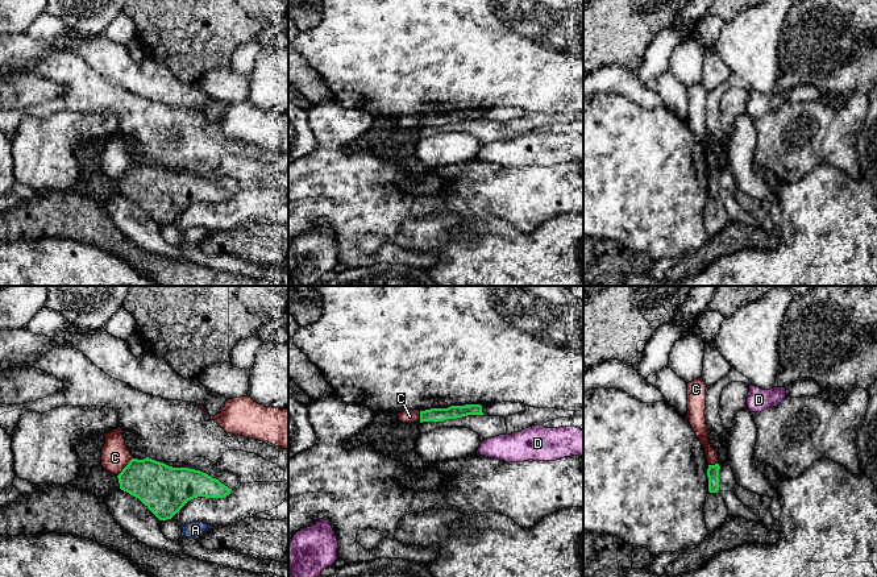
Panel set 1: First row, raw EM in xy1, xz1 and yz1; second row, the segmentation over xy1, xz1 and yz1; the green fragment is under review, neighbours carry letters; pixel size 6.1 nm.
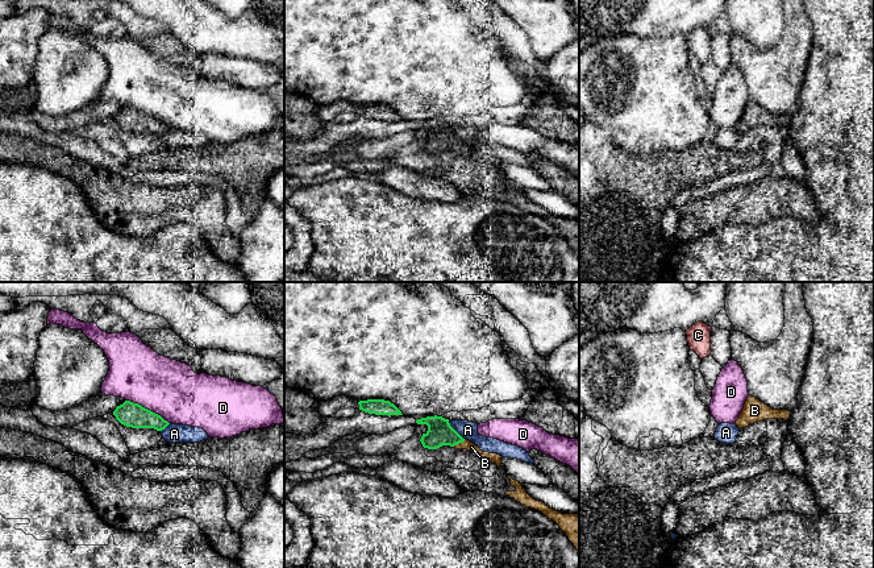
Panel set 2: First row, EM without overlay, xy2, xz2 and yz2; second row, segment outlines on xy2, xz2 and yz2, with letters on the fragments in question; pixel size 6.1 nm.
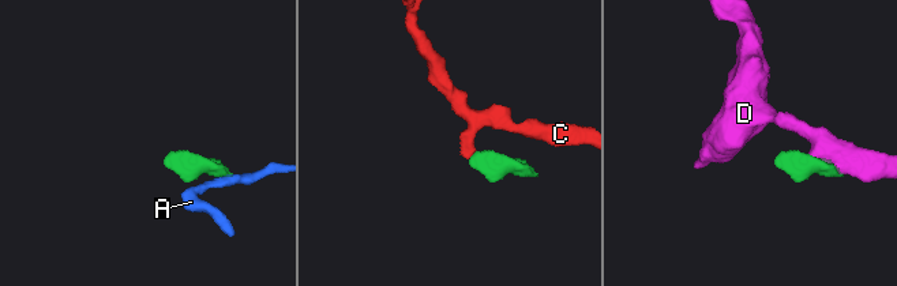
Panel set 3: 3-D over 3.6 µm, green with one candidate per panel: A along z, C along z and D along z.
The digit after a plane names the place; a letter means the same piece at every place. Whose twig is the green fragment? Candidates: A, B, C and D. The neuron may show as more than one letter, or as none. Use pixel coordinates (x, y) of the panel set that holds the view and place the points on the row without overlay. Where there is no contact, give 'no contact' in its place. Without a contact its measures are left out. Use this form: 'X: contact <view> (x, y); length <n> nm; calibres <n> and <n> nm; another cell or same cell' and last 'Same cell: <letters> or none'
A: contact xz2 (454, 135); length 160 nm; calibres 160 and 110 nm; another cell
B: contact xz2 (458, 148); length 90 nm; calibres 160 and 60 nm; same cell
C: contact xy1 (125, 171); length 150 nm; calibres 280 and 170 nm; another cell
D: contact xy2 (146, 113); length 300 nm; calibres 150 and 360 nm; another cell
Same cell: B

